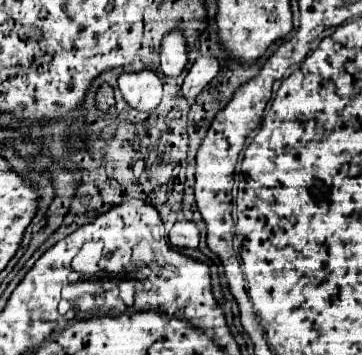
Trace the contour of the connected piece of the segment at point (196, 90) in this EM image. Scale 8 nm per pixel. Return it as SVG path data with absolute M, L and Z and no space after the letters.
M198 57L188 69L188 75L184 79L184 85L182 85L184 99L192 103L200 95L200 91L216 77L216 73L218 73L216 57Z

